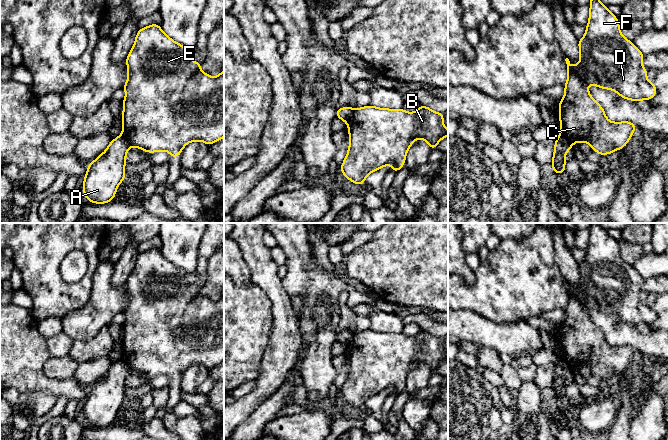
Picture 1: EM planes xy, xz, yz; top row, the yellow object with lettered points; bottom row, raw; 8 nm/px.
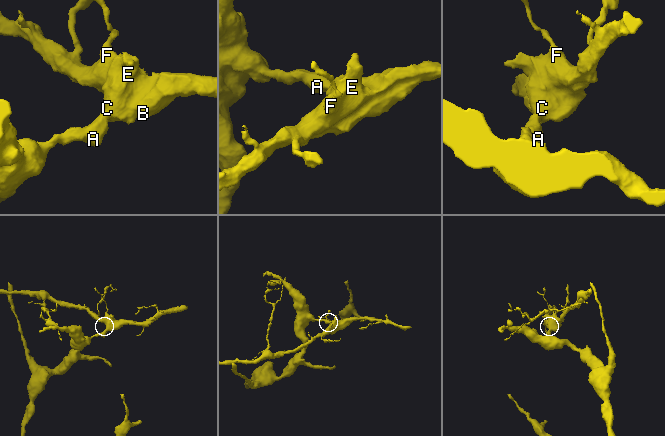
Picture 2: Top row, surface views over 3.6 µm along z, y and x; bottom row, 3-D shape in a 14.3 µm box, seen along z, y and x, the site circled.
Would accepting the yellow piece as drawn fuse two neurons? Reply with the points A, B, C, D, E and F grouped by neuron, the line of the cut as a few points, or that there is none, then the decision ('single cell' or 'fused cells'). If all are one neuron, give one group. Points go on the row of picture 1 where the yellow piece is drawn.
A / B C D E F | xz (353, 109), (347, 122) | fused cells

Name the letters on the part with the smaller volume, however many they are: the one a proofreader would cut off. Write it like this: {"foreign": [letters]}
{"foreign": ["B", "C", "D", "E", "F"]}

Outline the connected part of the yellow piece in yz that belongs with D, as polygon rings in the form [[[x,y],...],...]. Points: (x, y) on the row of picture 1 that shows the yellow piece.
[[[599,0],[590,1],[586,33],[578,40],[578,46],[580,61],[577,66],[573,67],[569,59],[565,59],[568,78],[564,85],[565,96],[559,101],[560,136],[571,145],[575,142],[586,142],[594,152],[608,155],[626,146],[636,125],[629,121],[609,121],[604,109],[592,98],[586,86],[610,89],[617,92],[621,98],[632,101],[650,100],[657,94],[657,89],[655,83],[647,80],[648,70],[642,66],[645,56],[632,41],[621,34],[618,18]]]

